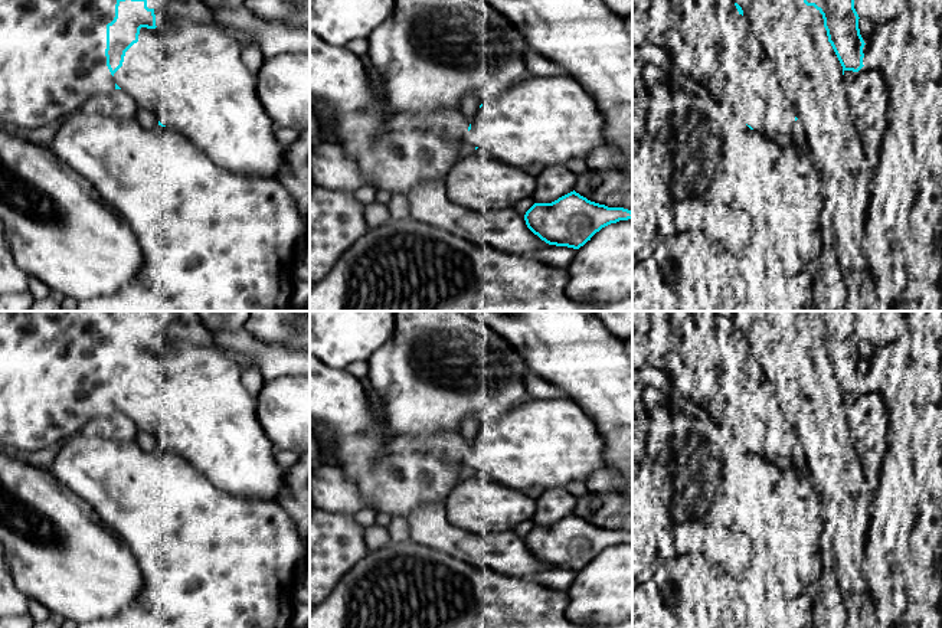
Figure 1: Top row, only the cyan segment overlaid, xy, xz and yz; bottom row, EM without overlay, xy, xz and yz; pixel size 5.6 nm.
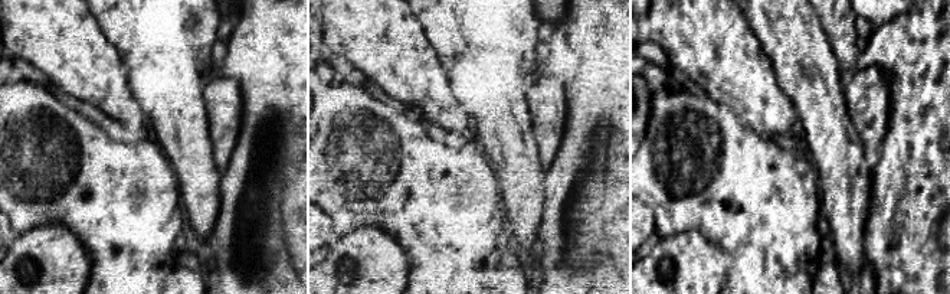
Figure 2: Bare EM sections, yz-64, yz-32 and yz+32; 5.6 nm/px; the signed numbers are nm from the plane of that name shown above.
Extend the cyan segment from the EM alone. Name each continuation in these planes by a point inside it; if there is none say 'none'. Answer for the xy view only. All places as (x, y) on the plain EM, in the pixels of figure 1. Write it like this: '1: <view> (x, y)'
none

